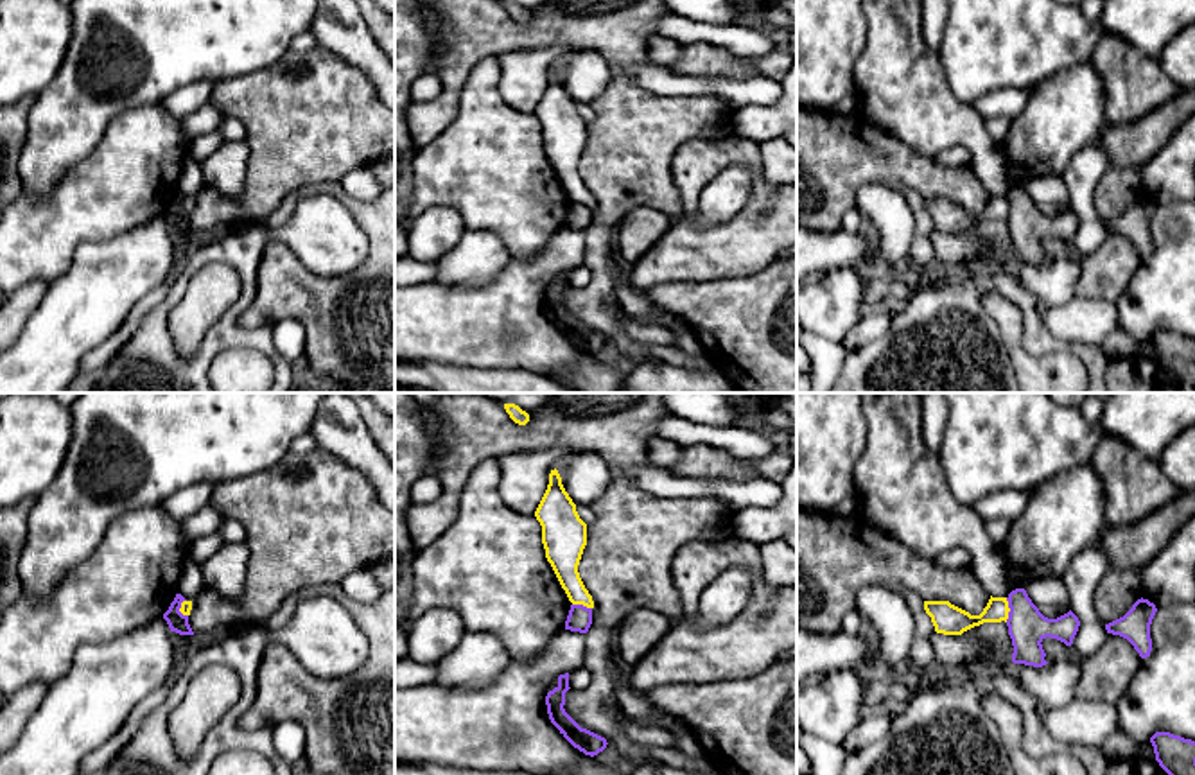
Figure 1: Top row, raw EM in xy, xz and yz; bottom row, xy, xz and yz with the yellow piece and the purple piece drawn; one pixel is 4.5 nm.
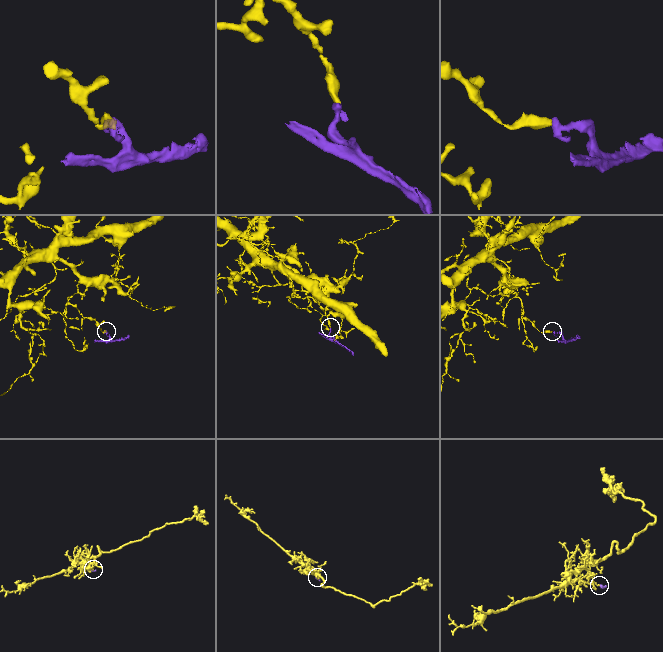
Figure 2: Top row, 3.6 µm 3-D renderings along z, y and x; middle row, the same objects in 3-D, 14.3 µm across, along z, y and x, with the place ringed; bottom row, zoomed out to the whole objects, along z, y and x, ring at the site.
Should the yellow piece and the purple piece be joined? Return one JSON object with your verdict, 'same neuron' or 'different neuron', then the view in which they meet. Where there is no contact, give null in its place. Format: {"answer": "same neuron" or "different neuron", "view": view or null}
{"answer": "different neuron", "view": "yz"}

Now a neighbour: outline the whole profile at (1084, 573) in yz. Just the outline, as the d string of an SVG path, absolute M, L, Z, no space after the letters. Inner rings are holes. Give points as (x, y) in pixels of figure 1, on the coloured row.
M1102 544L1084 549L1066 569L1062 579L1069 596L1069 610L1078 617L1080 626L1073 639L1071 651L1078 657L1095 655L1107 639L1105 624L1095 614L1093 594L1100 579L1111 570Z

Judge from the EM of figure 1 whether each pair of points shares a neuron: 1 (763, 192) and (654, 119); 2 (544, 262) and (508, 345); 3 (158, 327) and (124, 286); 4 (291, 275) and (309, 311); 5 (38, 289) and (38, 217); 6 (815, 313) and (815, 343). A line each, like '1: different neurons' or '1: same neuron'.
1: different neurons
2: same neuron
3: different neurons
4: same neuron
5: different neurons
6: different neurons

